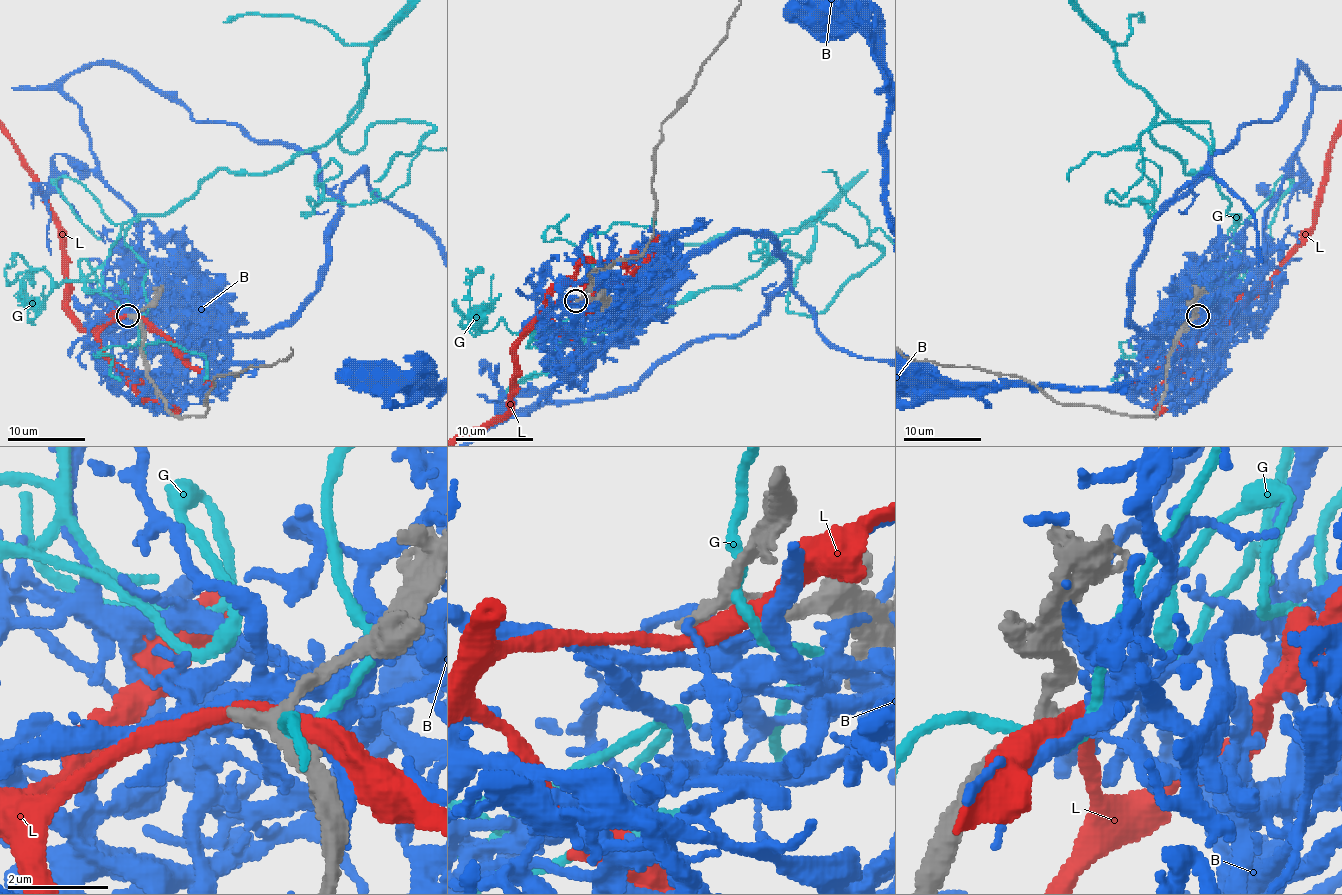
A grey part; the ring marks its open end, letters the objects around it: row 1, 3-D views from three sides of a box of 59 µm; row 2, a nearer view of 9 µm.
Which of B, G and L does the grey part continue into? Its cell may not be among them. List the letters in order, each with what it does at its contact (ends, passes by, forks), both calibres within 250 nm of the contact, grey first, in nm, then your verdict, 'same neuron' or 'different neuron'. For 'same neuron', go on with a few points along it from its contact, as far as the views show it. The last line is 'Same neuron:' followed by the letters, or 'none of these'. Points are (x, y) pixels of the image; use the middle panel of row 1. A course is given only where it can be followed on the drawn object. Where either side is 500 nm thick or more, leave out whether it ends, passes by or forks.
B: it passes by | 240/80 nm | different neuron
G: it passes by | 240/220 nm | different neuron
L: it passes by | 260/400 nm | different neuron
Same neuron: none of these

